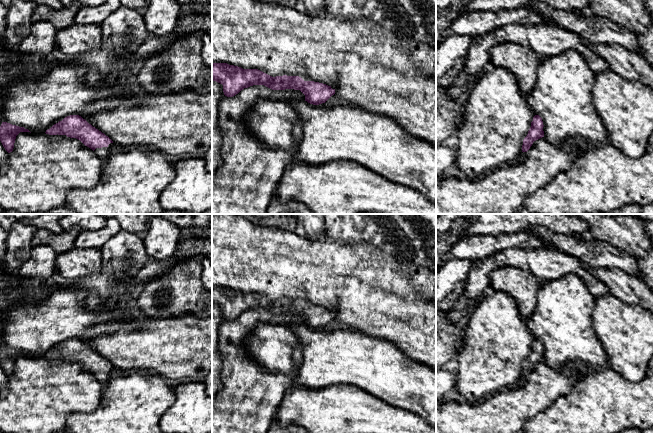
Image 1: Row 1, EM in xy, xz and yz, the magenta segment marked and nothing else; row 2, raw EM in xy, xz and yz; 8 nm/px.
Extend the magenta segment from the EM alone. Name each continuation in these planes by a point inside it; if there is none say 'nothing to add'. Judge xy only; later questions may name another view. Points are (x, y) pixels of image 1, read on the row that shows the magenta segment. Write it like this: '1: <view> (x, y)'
1: xy (103, 153)

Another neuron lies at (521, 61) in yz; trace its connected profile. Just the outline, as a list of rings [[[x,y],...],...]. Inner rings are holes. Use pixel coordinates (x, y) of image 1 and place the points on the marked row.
[[[512,42],[495,45],[491,50],[491,63],[513,74],[524,96],[533,90],[541,58],[529,47]]]

